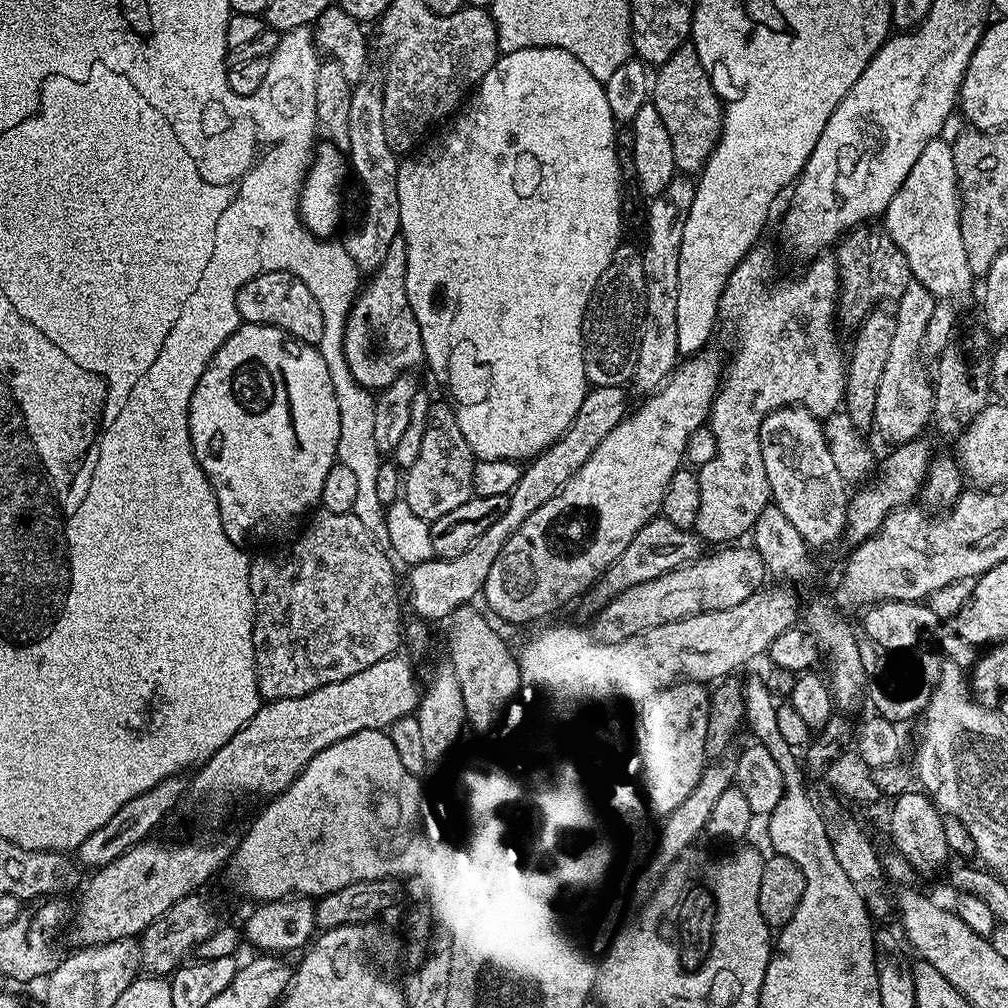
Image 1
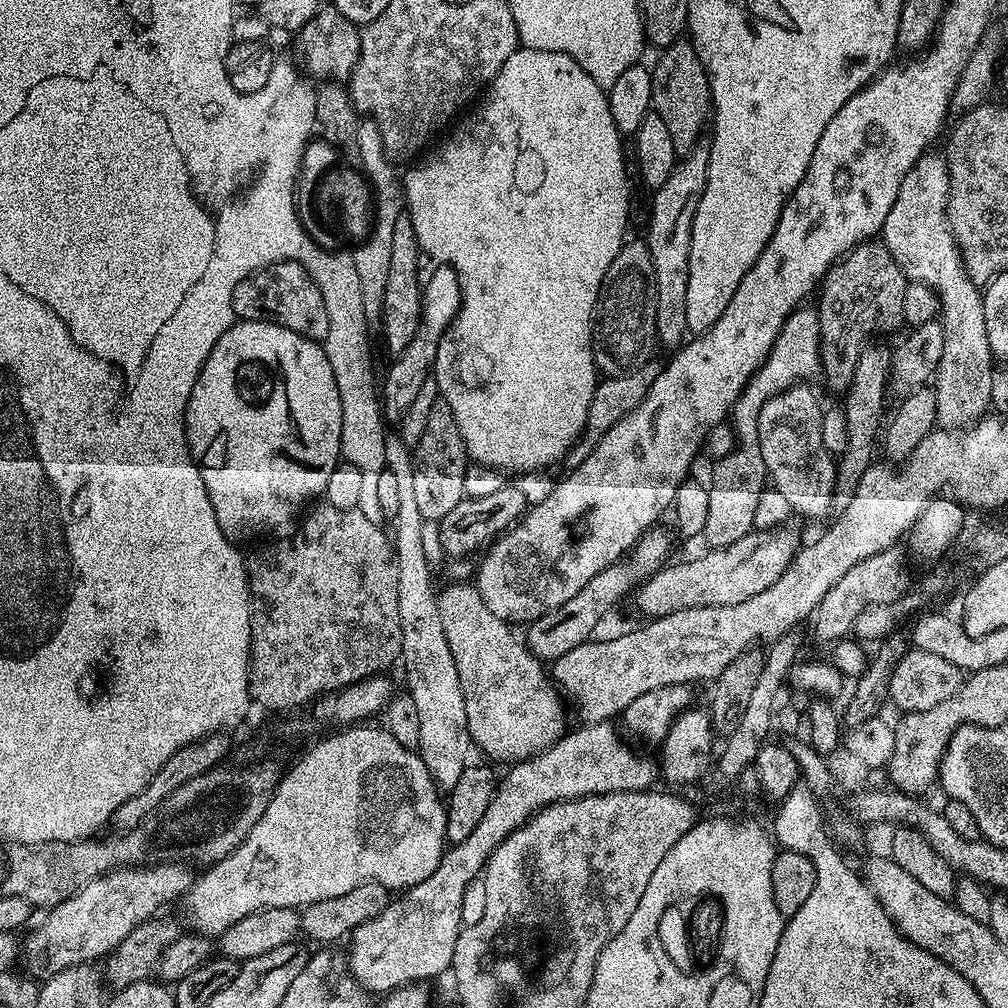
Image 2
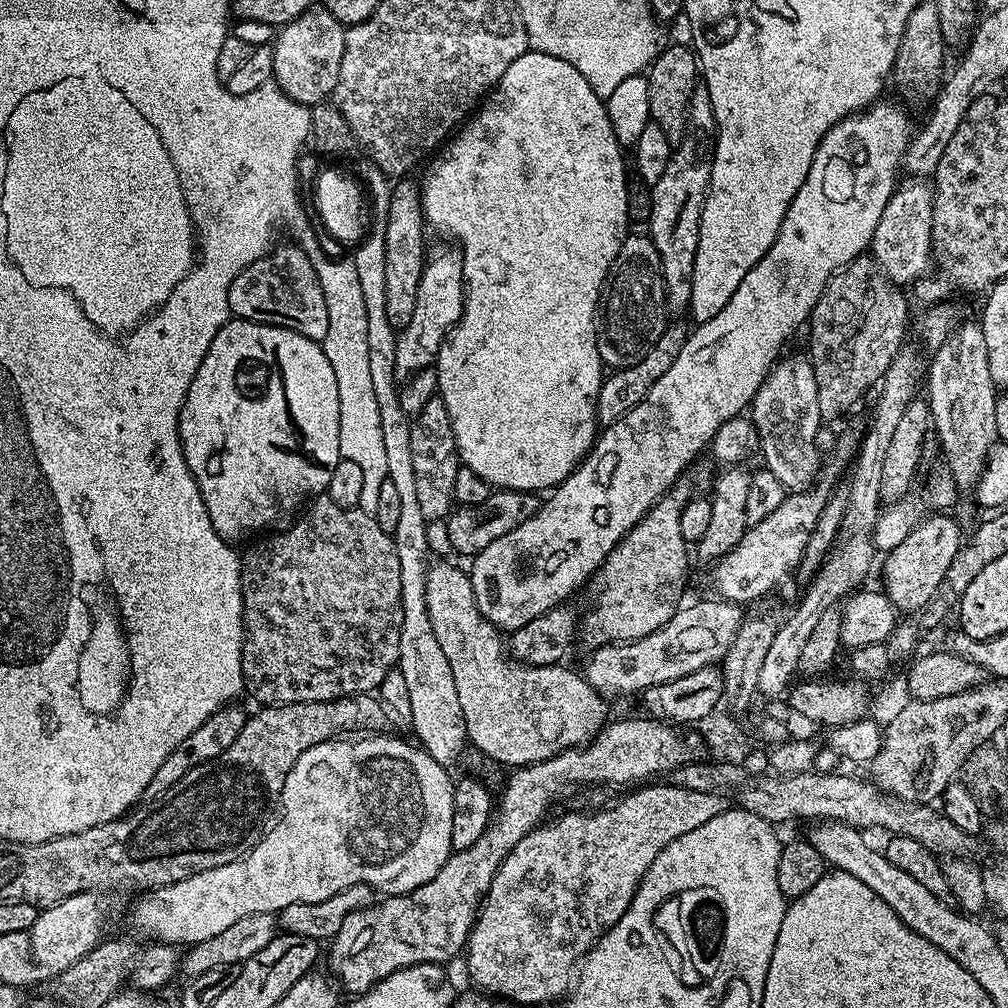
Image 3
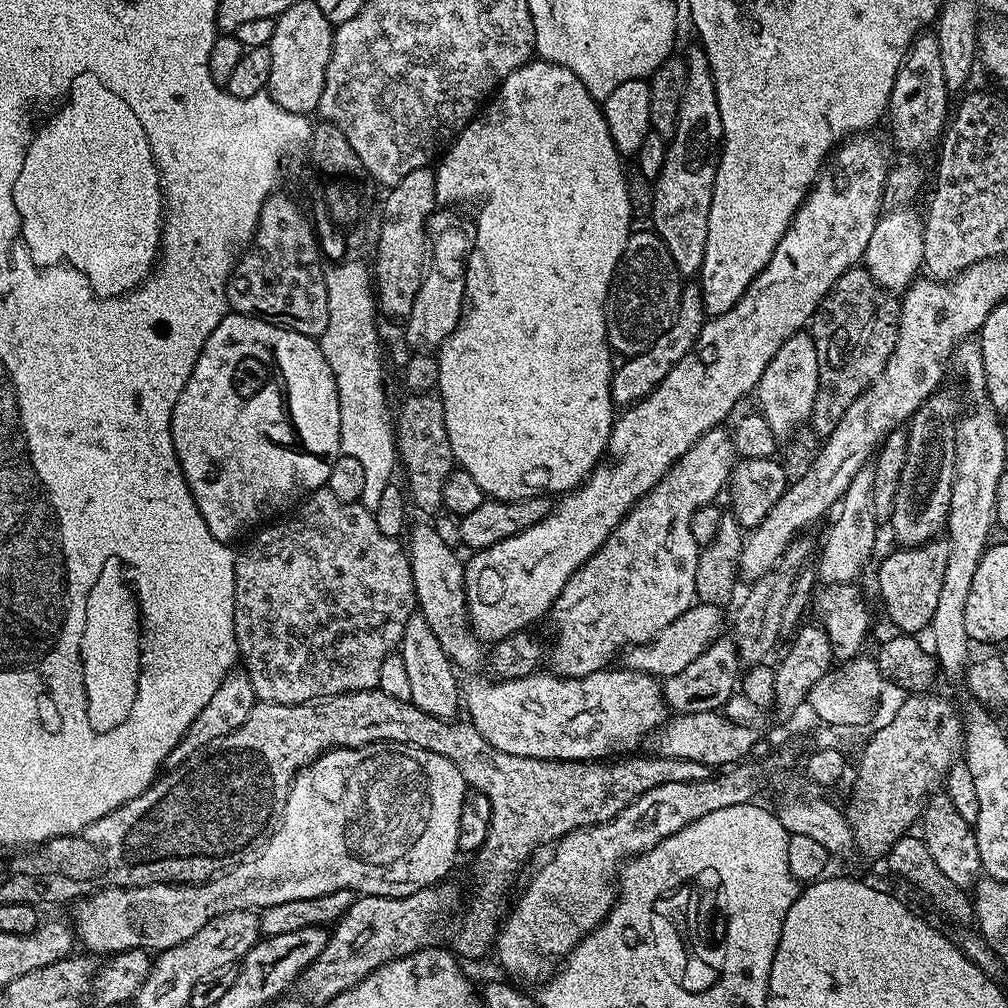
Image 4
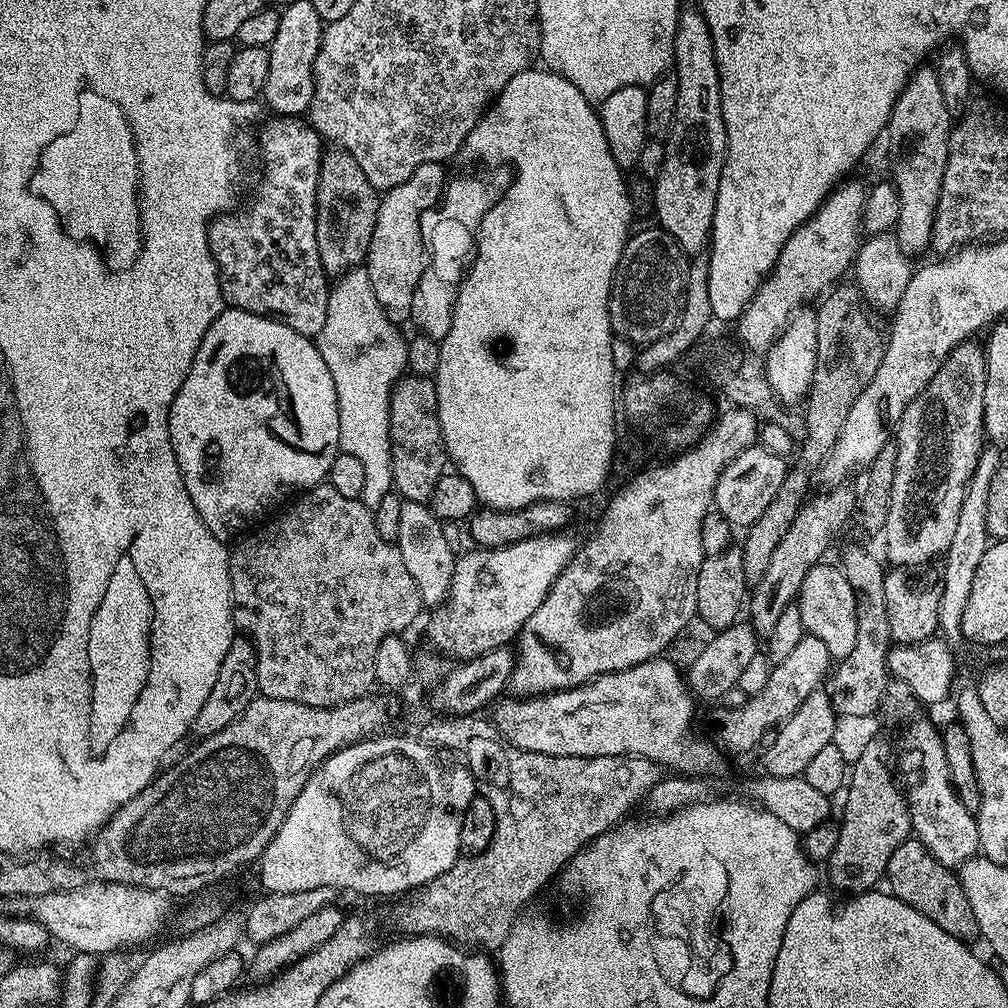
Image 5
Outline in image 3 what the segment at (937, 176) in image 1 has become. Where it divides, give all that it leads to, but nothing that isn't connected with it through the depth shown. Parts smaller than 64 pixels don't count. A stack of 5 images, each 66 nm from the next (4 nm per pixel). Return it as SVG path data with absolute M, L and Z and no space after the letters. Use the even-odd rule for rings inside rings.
M912 178L909 184L901 183L892 193L886 210L882 210L882 218L878 221L878 230L874 230L874 238L870 245L870 255L880 263L880 268L901 286L908 286L917 277L929 271L934 260L932 242L932 204L933 185L924 178ZM972 322L957 330L942 342L940 356L940 400L928 400L932 412L931 427L940 439L948 464L952 467L953 481L975 481L984 470L988 455L997 443L996 398L998 389L990 378L990 362L986 359L986 337L979 323Z

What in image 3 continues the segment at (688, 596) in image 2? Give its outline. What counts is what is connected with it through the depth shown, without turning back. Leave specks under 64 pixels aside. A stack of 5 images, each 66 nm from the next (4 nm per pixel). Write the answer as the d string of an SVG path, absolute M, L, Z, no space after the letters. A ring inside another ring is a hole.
M842 437L836 444L836 453L833 454L832 461L823 465L815 483L803 491L789 491L782 506L770 510L766 518L755 521L742 534L738 546L734 546L734 550L715 561L712 584L716 587L715 595L719 599L748 606L751 600L762 599L771 588L778 587L790 576L806 550L806 542L810 542L810 534L814 534L814 526L818 526L818 514L822 514L822 506L826 506L826 502L832 496L832 489L837 487L836 475L847 464L849 467L853 463L857 452L857 437Z

